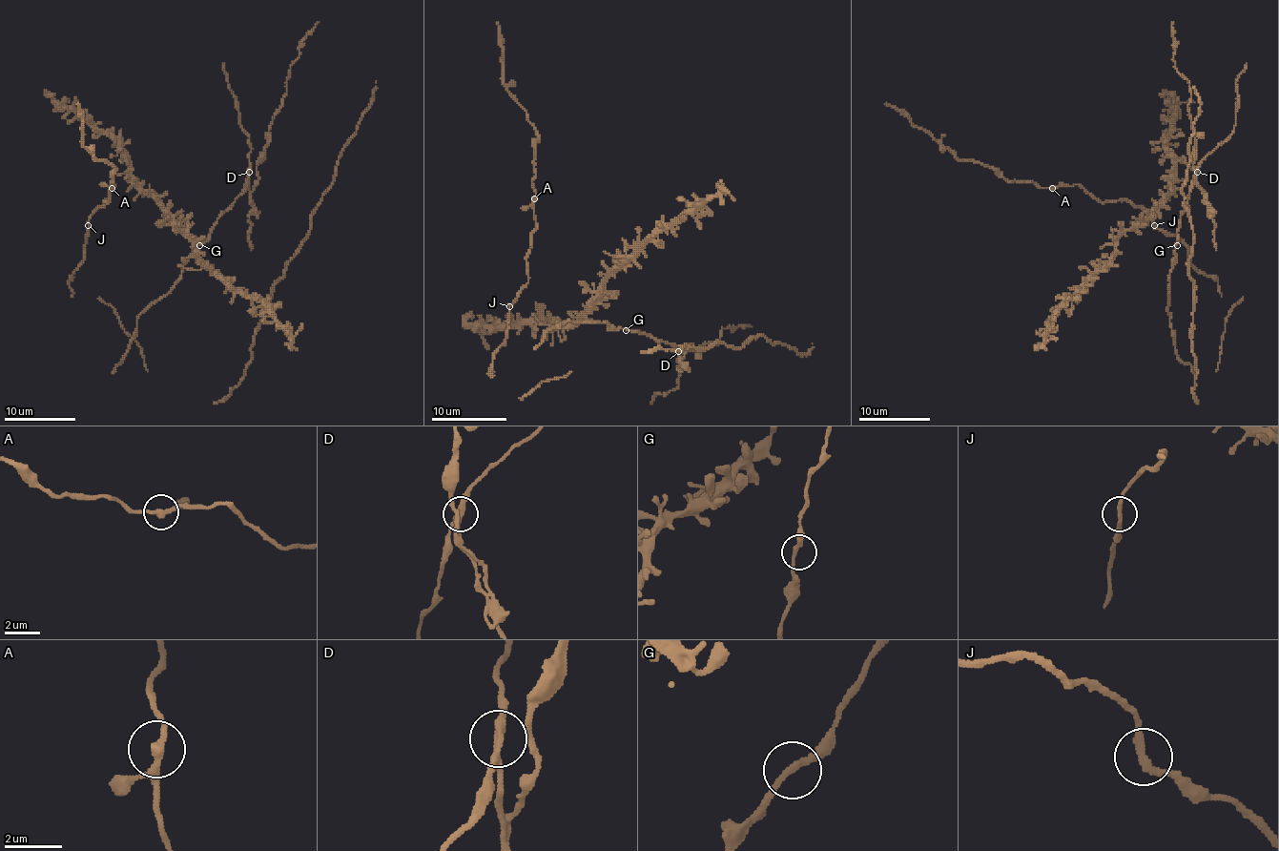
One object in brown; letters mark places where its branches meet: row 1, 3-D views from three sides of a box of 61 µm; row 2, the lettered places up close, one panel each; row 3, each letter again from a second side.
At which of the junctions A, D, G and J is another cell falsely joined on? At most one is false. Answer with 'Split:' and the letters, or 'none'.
Split: D

